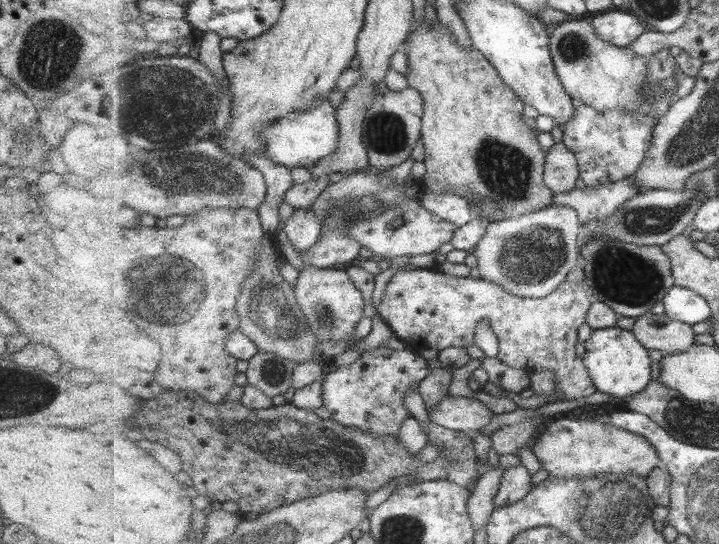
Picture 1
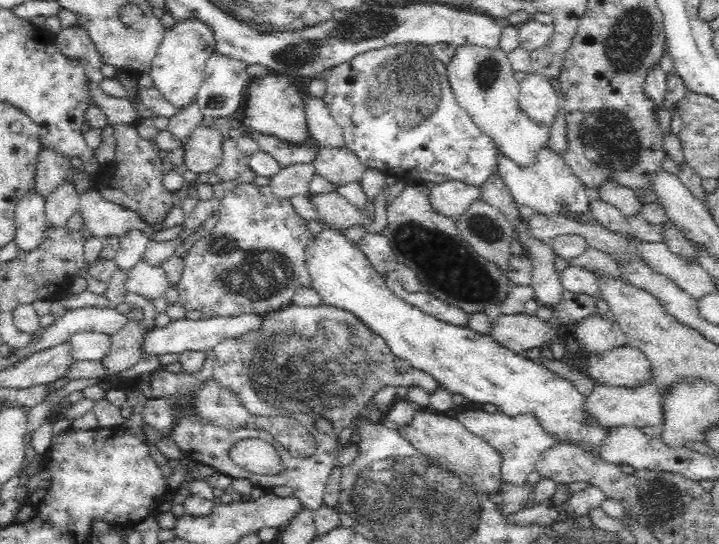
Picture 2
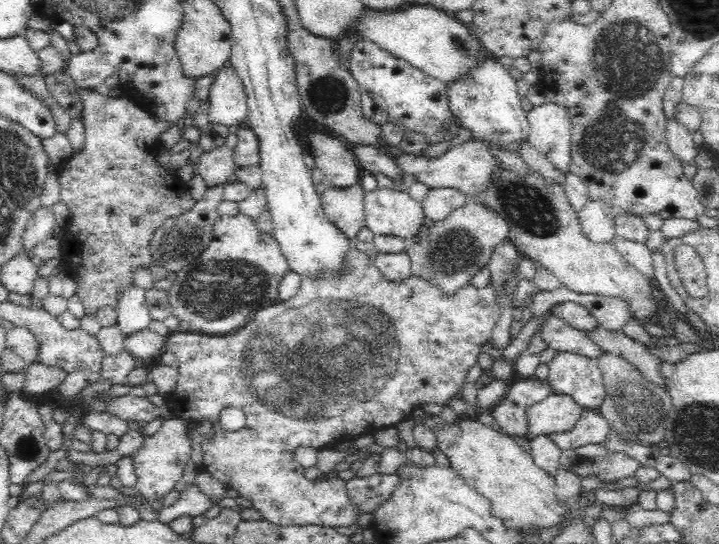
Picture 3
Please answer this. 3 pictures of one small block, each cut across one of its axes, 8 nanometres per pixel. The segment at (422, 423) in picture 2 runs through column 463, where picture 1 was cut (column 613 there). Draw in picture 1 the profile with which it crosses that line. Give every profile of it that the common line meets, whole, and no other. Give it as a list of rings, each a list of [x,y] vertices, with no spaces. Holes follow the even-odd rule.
[[[565,418],[546,422],[545,430],[531,448],[541,469],[545,469],[548,476],[563,480],[586,480],[601,472],[635,473],[647,479],[654,468],[661,467],[659,451],[647,437],[595,419]]]

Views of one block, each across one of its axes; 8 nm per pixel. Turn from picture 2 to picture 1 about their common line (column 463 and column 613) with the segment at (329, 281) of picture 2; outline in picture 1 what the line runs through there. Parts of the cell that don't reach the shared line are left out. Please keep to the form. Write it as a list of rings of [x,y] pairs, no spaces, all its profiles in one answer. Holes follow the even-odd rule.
[[[618,327],[601,328],[594,330],[591,338],[585,343],[584,363],[589,369],[593,383],[597,385],[597,390],[627,400],[644,391],[652,382],[649,350],[633,332]]]

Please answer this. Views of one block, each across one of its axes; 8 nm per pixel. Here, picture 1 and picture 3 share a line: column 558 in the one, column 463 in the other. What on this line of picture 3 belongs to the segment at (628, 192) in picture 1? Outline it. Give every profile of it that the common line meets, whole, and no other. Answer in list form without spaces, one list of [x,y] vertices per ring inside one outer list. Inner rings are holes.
[[[455,188],[430,189],[421,202],[429,221],[438,222],[447,218],[456,208],[465,206],[467,196]]]

